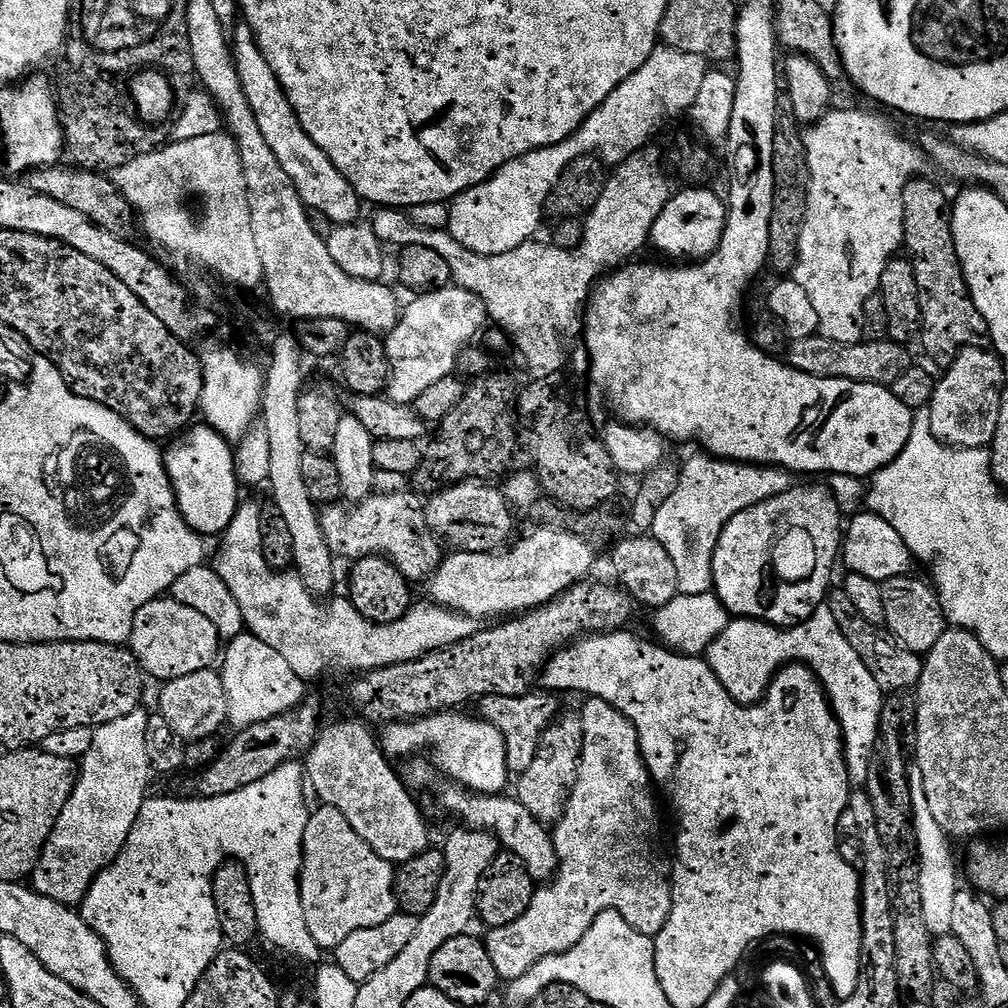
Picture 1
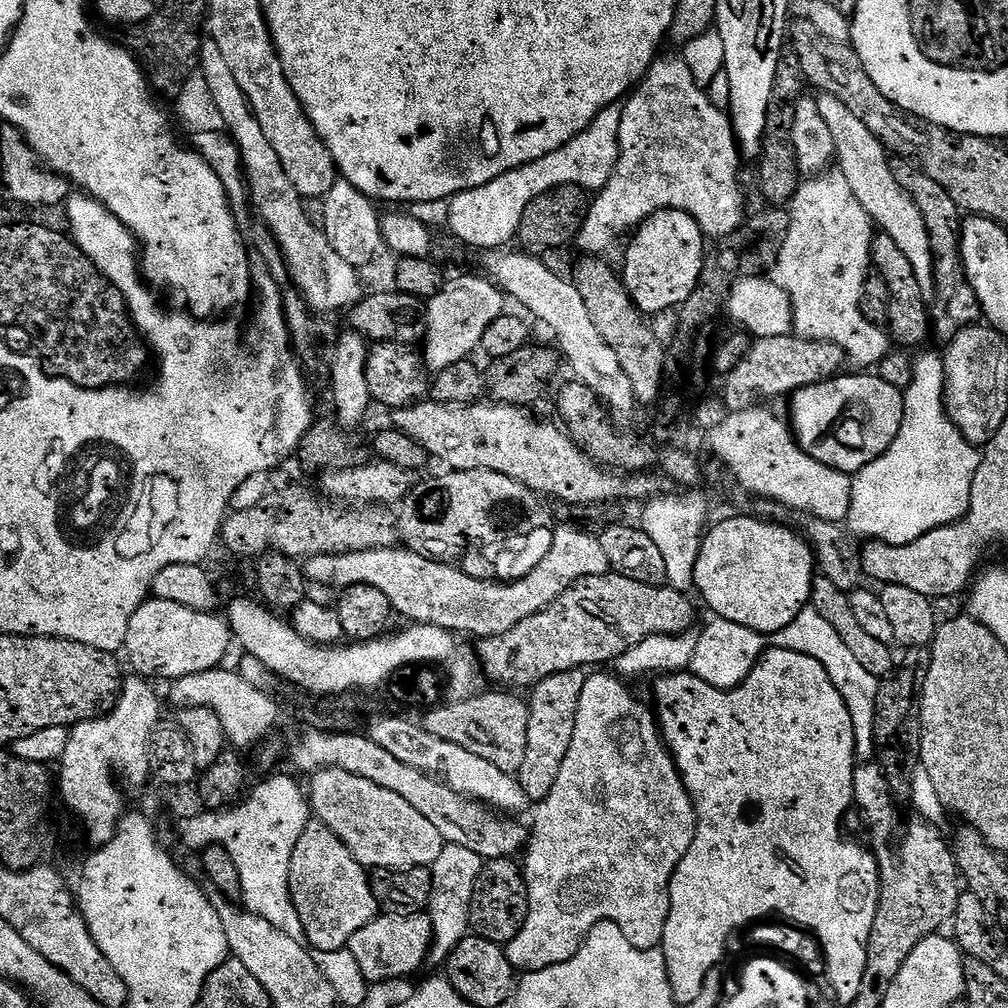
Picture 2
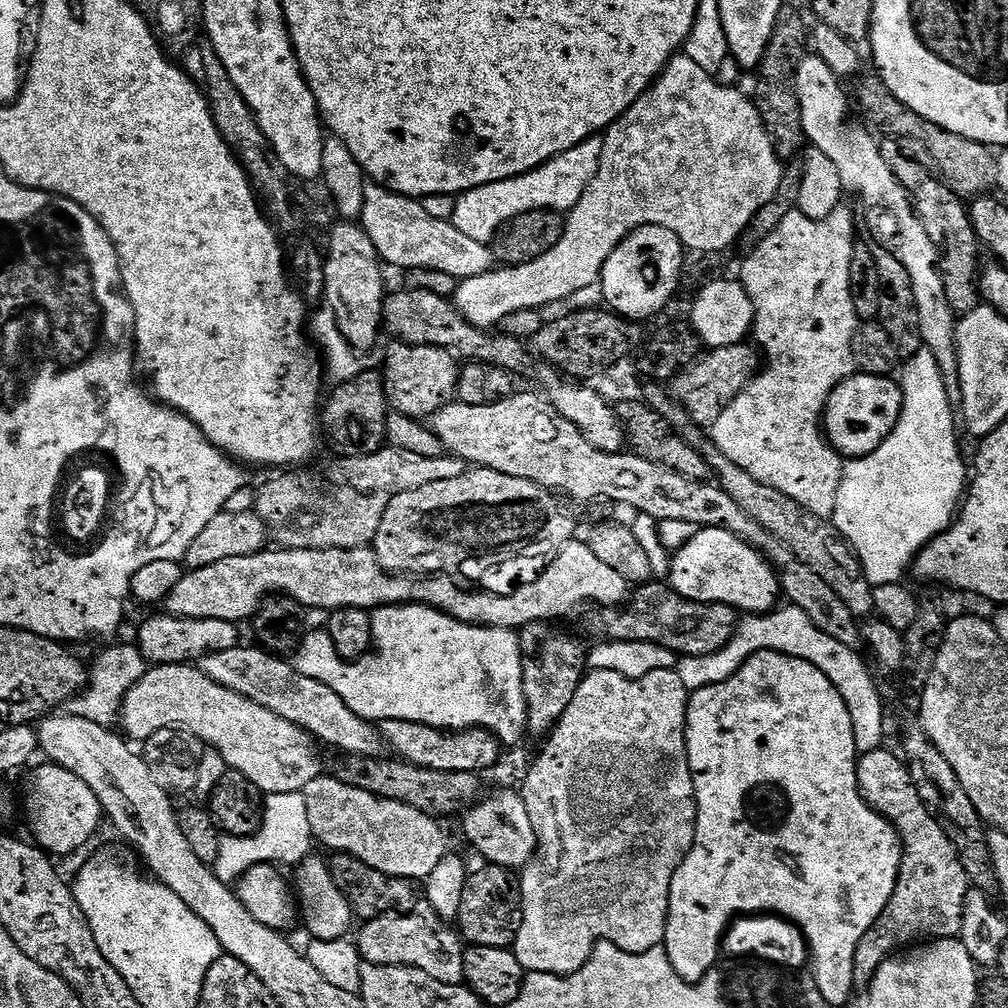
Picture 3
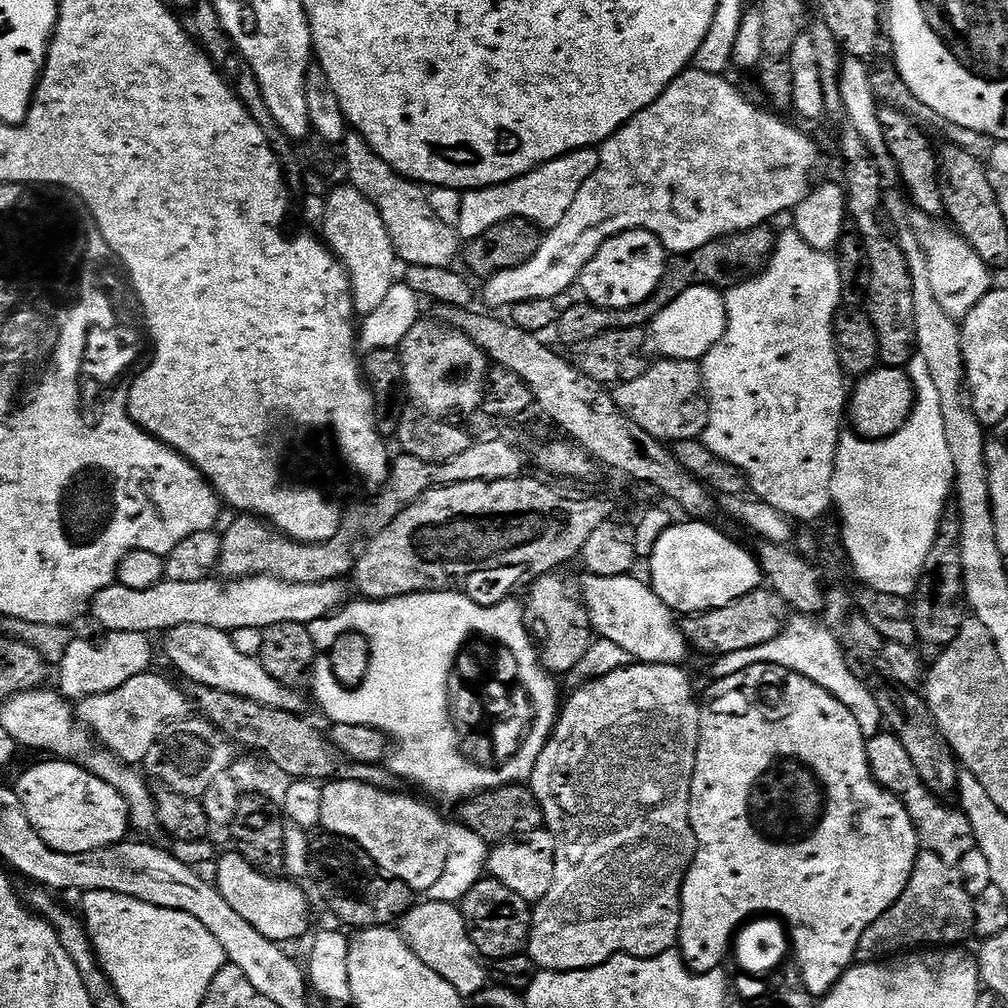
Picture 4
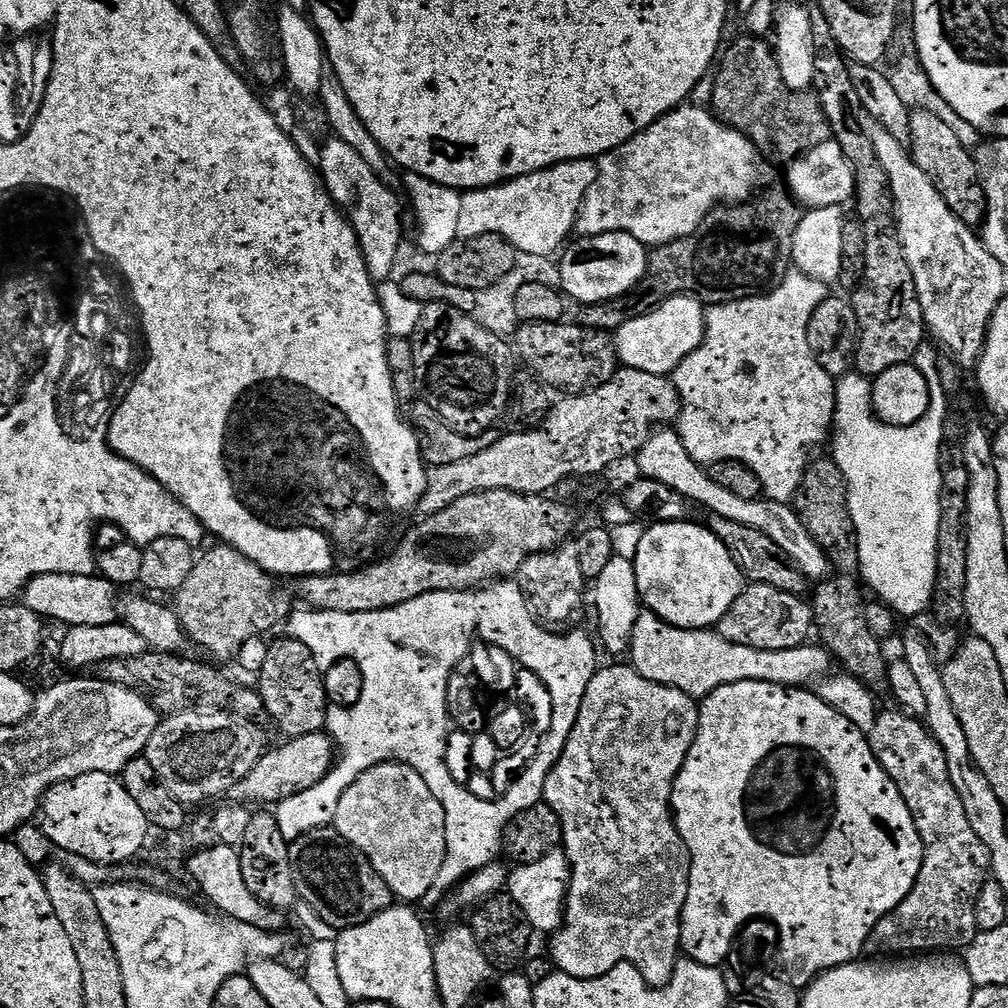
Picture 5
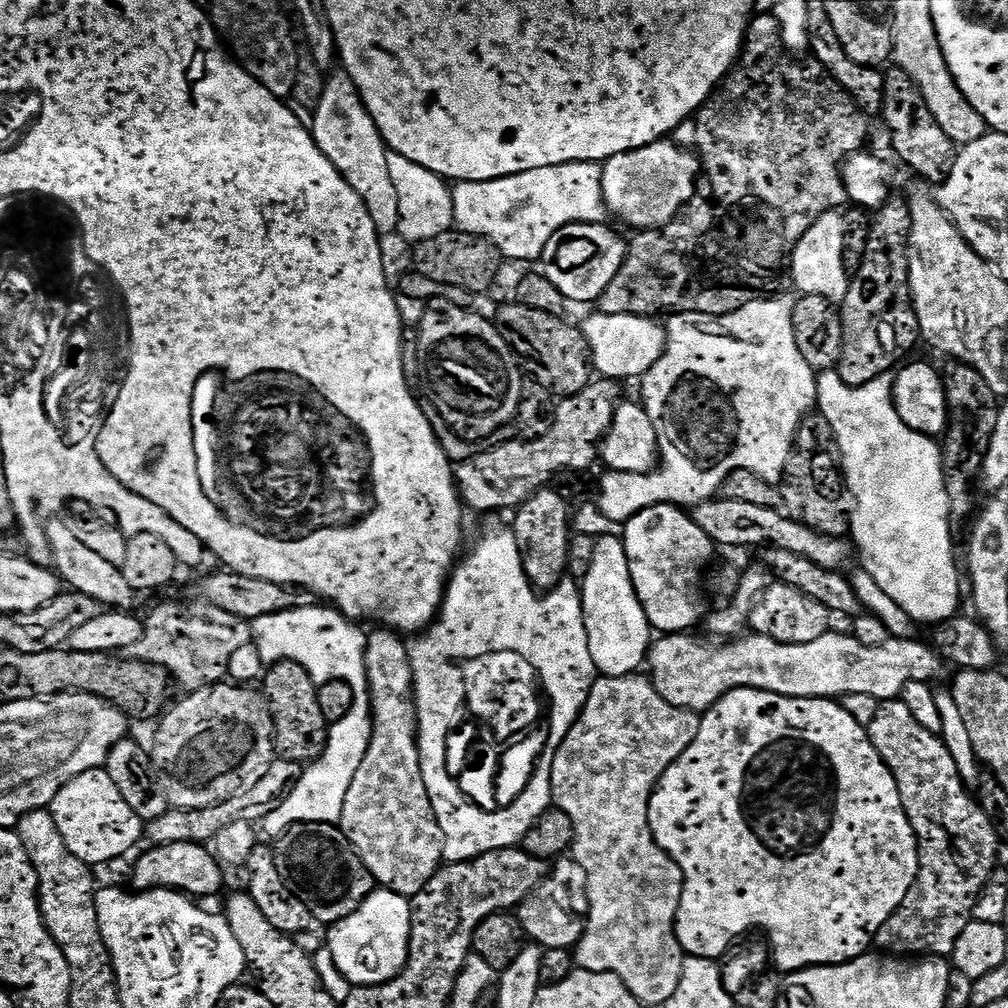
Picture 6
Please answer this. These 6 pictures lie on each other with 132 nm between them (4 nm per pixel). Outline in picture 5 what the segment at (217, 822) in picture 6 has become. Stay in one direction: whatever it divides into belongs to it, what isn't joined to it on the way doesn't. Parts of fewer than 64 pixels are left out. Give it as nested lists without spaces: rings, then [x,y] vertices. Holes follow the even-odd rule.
[[[327,731],[293,736],[283,741],[281,748],[269,747],[264,755],[231,790],[233,801],[247,802],[252,806],[275,806],[286,798],[294,798],[294,794],[302,794],[302,790],[310,790],[326,774],[332,770],[332,765],[338,759],[338,749]]]

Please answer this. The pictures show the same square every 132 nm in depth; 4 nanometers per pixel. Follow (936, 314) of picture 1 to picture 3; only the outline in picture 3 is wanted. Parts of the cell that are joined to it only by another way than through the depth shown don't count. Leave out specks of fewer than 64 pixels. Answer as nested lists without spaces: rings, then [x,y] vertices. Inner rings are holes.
[[[884,138],[879,141],[879,145],[882,158],[886,158],[886,166],[890,166],[894,178],[898,178],[901,186],[908,191],[917,218],[922,222],[922,226],[926,226],[930,242],[934,242],[934,250],[940,259],[942,286],[946,290],[946,302],[950,302],[950,310],[957,314],[973,312],[982,304],[982,293],[978,283],[978,277],[982,272],[982,245],[975,234],[965,201],[954,195],[939,175],[934,174],[931,167],[923,168],[918,161],[911,160],[900,149],[903,148],[901,141]]]

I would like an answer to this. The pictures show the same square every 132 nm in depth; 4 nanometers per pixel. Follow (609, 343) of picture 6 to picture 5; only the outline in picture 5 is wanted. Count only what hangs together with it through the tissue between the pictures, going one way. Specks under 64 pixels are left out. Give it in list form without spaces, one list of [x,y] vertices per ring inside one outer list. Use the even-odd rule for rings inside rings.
[[[685,294],[670,298],[645,316],[626,322],[614,333],[619,363],[625,368],[646,370],[646,374],[668,376],[675,372],[704,341],[705,311],[705,305],[695,295]]]

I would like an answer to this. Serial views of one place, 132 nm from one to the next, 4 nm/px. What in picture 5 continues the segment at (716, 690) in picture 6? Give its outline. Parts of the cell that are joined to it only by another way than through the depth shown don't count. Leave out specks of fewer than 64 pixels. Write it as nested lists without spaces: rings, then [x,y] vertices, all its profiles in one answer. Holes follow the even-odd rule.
[[[647,610],[641,611],[632,630],[631,656],[631,667],[635,668],[639,676],[650,682],[682,690],[693,698],[706,697],[718,690],[718,686],[743,680],[761,680],[780,684],[783,688],[812,686],[815,680],[823,681],[833,671],[831,668],[834,665],[832,653],[812,642],[790,650],[758,650],[731,644],[716,630],[675,628],[661,616],[655,616]]]

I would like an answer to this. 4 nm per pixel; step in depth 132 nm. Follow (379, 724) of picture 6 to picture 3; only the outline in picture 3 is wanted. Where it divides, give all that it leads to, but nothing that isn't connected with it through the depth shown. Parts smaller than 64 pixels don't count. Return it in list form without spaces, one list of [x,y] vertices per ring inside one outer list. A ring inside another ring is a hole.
[[[332,774],[314,778],[303,793],[313,837],[332,848],[333,853],[350,854],[354,860],[360,860],[382,874],[424,882],[430,870],[434,870],[446,854],[444,832],[436,825],[439,823],[425,812],[414,810],[402,802],[383,800],[336,779]]]

